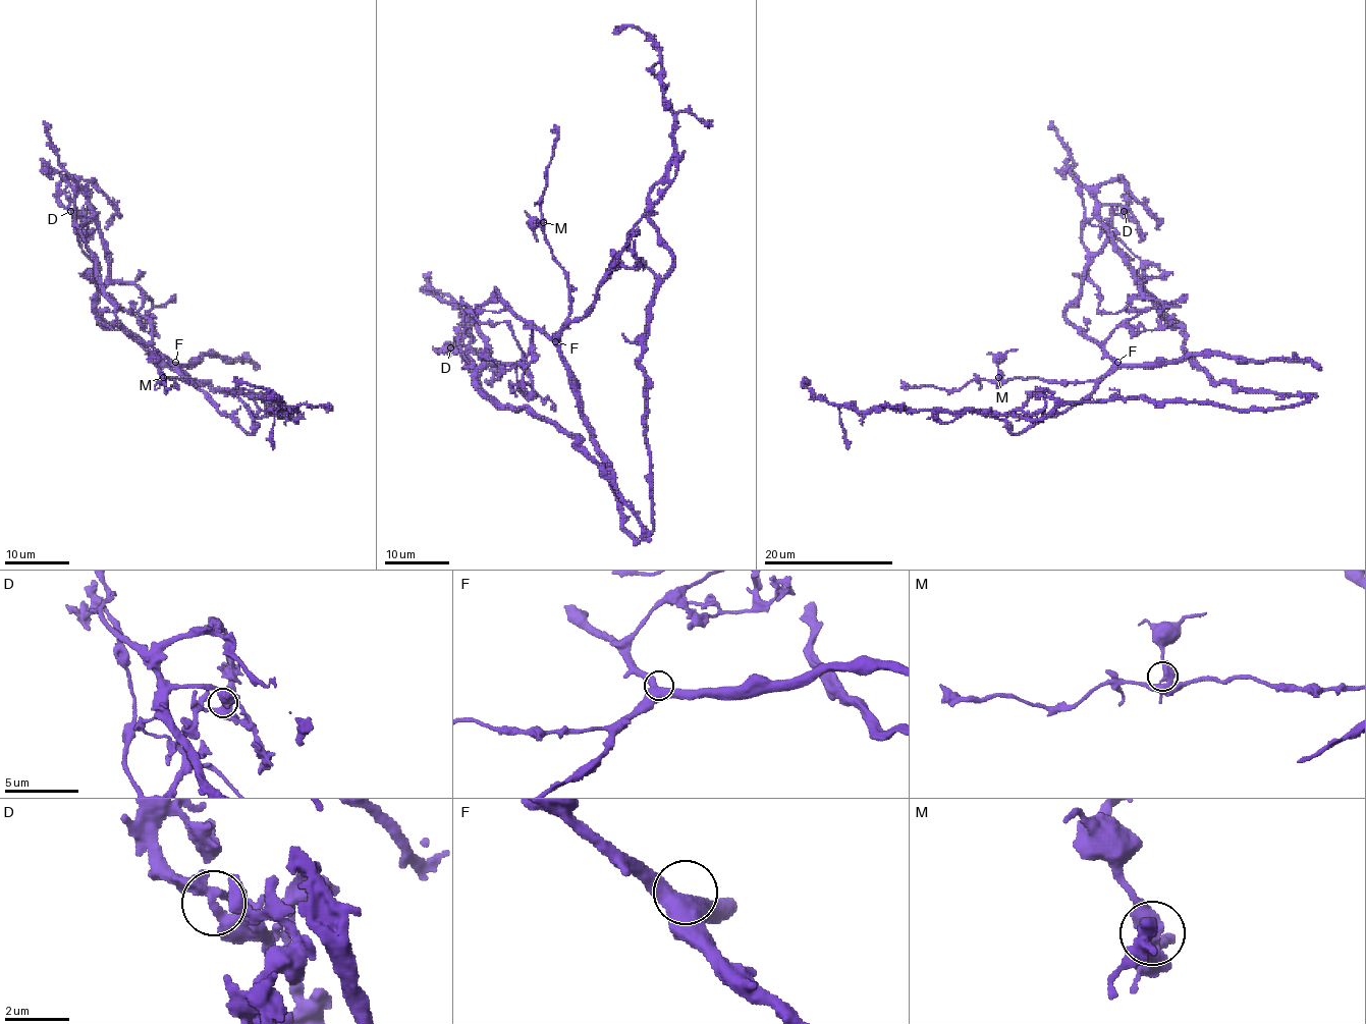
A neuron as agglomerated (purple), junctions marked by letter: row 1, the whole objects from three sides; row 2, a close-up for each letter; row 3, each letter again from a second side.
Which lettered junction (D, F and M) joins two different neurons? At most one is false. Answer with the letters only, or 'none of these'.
D

